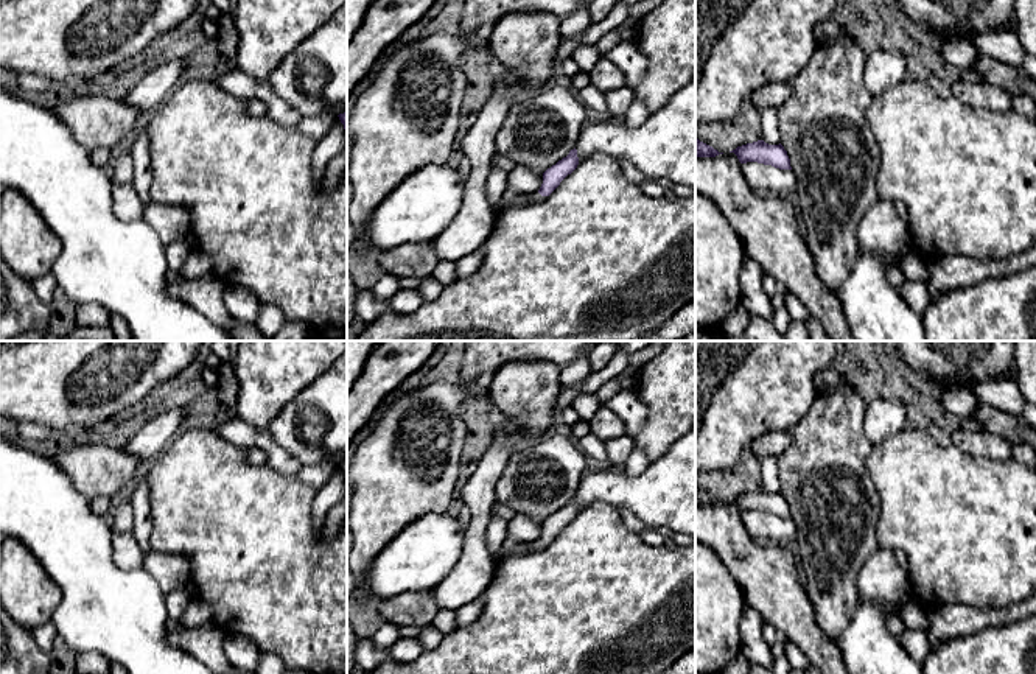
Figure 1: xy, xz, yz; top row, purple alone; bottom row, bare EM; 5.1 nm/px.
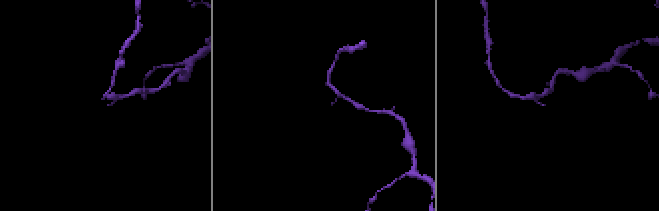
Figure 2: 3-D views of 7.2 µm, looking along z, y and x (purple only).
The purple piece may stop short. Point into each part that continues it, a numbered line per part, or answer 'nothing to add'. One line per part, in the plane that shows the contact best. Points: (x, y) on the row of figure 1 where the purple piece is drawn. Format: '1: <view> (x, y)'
1: xz (509, 195)

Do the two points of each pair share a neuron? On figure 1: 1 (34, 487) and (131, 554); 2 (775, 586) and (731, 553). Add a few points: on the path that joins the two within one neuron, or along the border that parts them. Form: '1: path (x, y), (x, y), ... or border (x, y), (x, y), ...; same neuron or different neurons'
1: border (111, 533), (112, 561), (122, 568), (136, 570); different neurons
2: path (764, 575), (742, 556); same neuron

